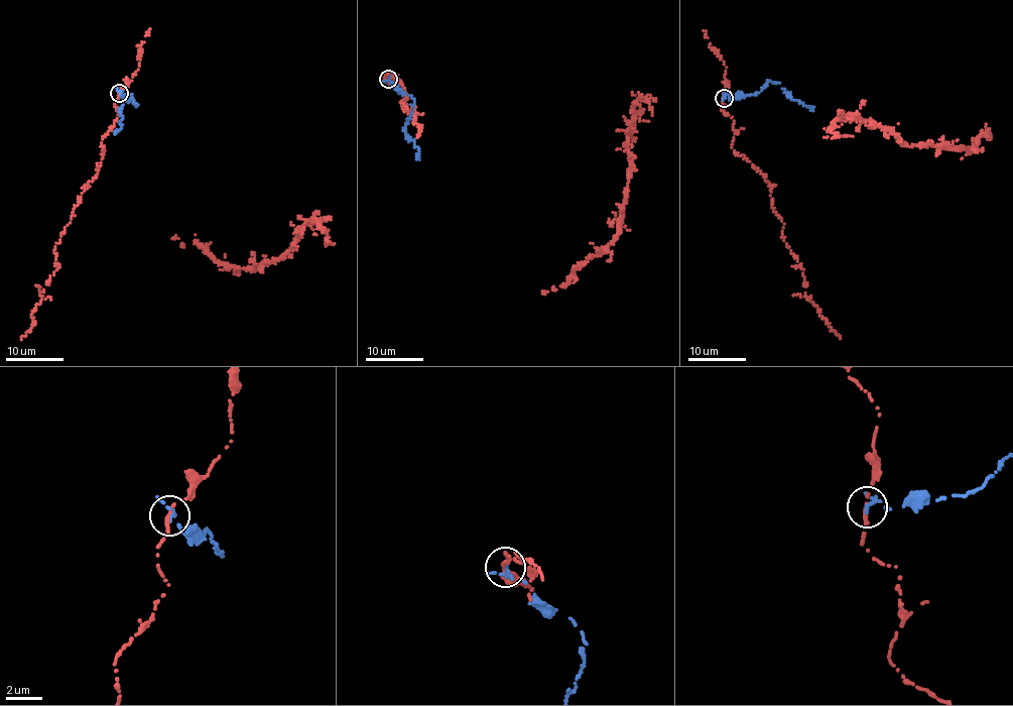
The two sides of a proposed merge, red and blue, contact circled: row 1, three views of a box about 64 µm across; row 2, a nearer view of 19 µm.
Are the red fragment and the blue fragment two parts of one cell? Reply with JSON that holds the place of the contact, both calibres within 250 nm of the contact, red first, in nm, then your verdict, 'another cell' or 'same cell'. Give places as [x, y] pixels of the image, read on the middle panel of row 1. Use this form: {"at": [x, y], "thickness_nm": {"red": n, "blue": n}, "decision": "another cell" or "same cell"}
{"at": [388, 79], "thickness_nm": {"red": 280, "blue": 280}, "decision": "another cell"}

